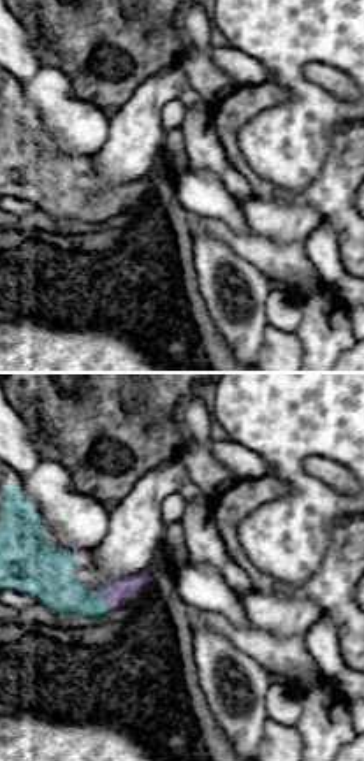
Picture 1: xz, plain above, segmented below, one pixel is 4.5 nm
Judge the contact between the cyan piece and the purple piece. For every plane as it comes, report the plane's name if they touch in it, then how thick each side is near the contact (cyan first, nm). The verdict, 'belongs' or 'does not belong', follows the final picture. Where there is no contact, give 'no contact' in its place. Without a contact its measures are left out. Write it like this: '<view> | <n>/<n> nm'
xz | 190/130 nm

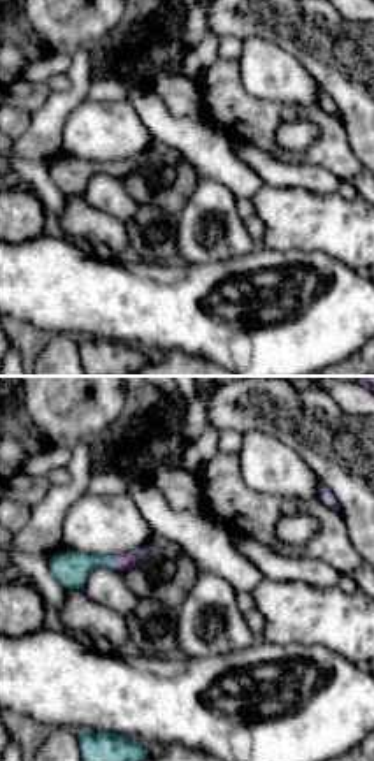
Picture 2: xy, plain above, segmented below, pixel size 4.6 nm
xy | 170/80 nm

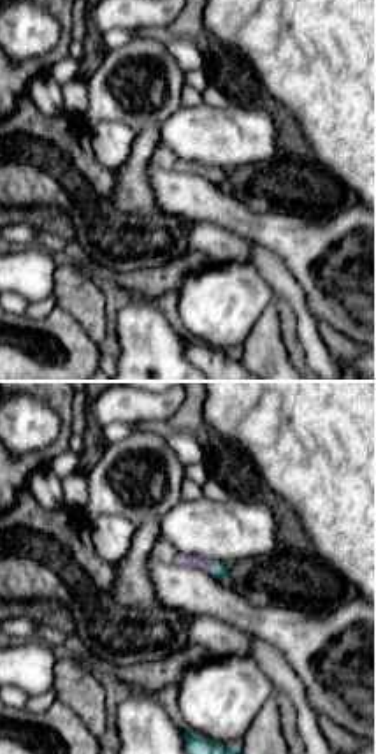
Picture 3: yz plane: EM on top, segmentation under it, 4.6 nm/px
yz | 80/60 nm

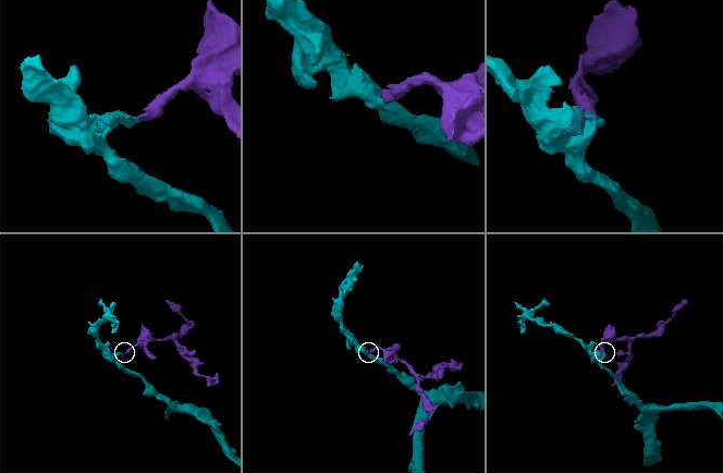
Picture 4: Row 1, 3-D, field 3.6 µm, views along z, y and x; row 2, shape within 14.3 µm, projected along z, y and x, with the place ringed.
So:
belongs

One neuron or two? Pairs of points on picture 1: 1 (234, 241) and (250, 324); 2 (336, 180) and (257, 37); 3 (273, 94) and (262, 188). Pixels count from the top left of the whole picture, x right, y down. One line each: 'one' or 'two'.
1: two
2: two
3: one

